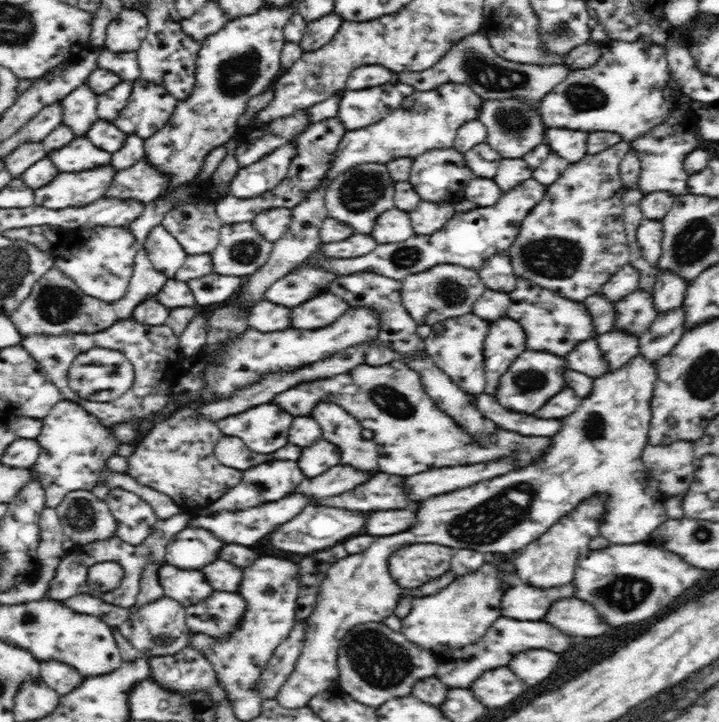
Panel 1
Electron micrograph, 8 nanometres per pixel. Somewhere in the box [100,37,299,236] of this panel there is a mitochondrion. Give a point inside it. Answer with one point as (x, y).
(234, 76)

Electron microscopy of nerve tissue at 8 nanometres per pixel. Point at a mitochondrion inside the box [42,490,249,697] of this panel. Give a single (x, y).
(80, 515)

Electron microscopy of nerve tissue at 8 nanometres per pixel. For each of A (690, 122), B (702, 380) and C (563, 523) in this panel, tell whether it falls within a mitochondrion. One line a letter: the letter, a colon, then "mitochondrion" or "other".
A: other
B: mitochondrion
C: other

